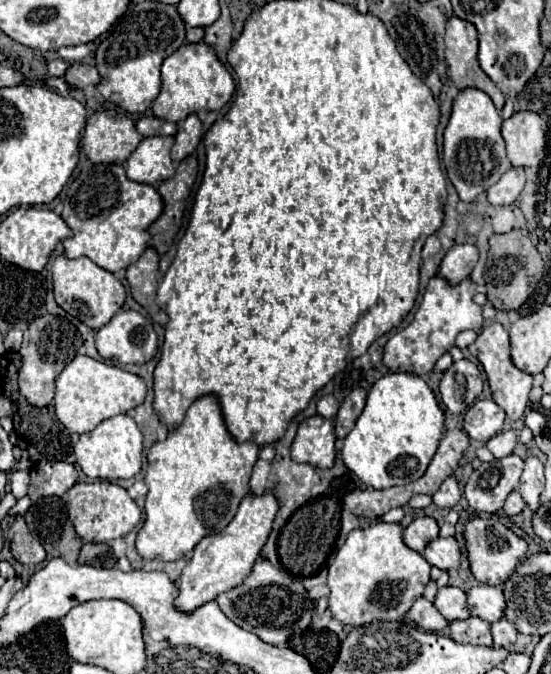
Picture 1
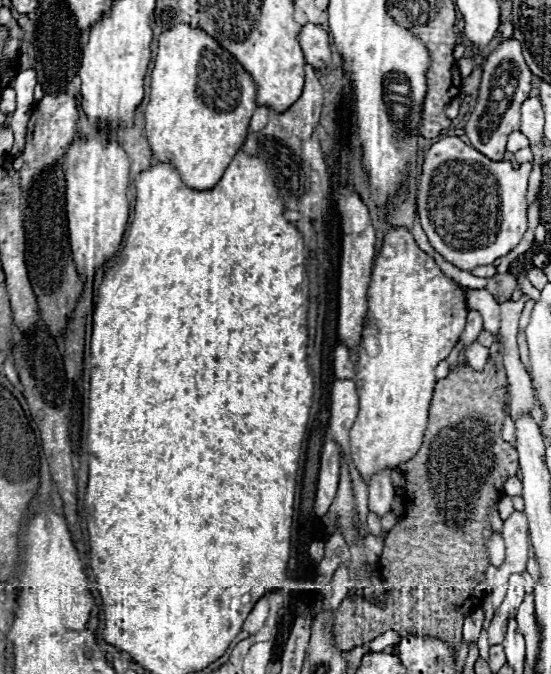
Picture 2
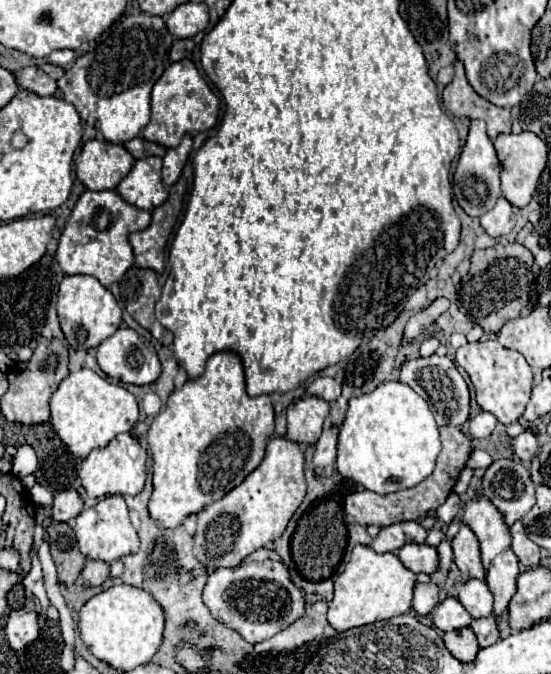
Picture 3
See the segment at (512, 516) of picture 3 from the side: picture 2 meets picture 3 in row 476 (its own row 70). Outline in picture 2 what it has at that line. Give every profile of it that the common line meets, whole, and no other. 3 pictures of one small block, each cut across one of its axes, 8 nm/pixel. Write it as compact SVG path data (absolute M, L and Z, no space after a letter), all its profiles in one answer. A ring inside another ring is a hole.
M502 38L484 64L478 100L464 128L466 136L470 138L472 146L478 152L488 156L490 160L504 158L508 134L512 130L520 130L520 106L528 98L530 90L532 90L532 74L522 58L520 42L516 38L506 38L506 40Z

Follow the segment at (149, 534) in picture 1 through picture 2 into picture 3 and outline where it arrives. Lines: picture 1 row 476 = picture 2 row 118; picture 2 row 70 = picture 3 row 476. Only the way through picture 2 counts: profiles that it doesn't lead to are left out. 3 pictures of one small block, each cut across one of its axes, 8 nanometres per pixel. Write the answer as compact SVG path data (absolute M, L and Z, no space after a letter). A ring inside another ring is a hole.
M218 352L208 358L206 370L200 378L188 380L180 390L172 392L166 408L154 418L148 430L148 444L152 448L152 496L148 512L162 528L178 528L186 516L202 512L208 504L224 498L250 472L254 472L266 450L266 442L274 434L274 408L270 396L250 398L246 394L244 368L236 354Z

